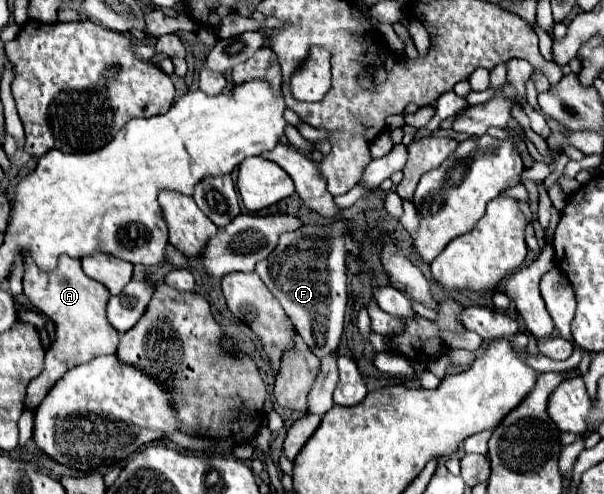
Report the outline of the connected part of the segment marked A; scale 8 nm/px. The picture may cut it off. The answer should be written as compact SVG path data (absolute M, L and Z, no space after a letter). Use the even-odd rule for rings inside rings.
M28 251L24 255L26 255L24 257L24 265L26 265L24 295L30 299L30 303L38 311L48 315L56 323L56 339L50 345L50 349L46 351L44 369L38 377L34 377L34 381L30 381L30 389L28 389L28 397L26 397L28 407L38 407L40 401L46 397L48 389L58 379L62 379L68 369L88 363L90 359L94 359L98 355L116 353L120 333L116 329L110 329L110 323L106 321L106 301L110 297L108 289L102 283L92 281L90 277L84 275L84 271L80 267L80 259L72 259L72 257L64 255L58 261L56 269L42 271L34 263L34 259Z

